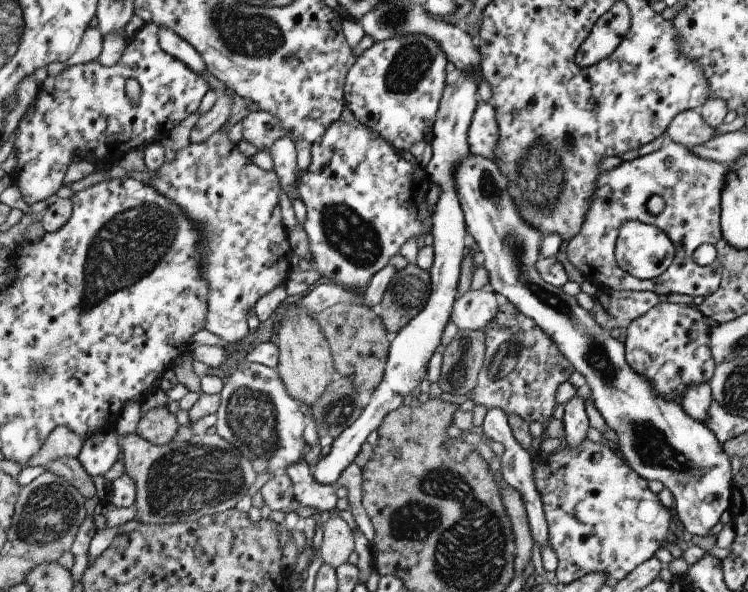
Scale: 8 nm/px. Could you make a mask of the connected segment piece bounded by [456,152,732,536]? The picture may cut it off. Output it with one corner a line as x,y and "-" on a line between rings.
470,152
456,172
456,185
469,234
474,237
479,250
484,254
484,266
489,276
490,287
499,296
506,296
519,310
535,320
542,330
552,336
565,359
572,364
573,370
581,374
585,380
585,390
589,392
593,406
603,418
606,428
615,432
619,440
619,448
616,451
640,478
645,481
659,481
664,488
669,489
675,502
675,513
685,531
698,536
708,536
710,528
719,522
721,514
730,504
730,460
723,454
721,443
715,439
705,424
692,420
685,414
679,403
659,398
651,390
649,382
629,368
628,362
624,359
624,344
611,338
609,330
600,328
593,315
578,306
575,298
569,297
563,287
555,287
542,278
537,267
537,262
541,258
541,250
538,250
538,247
545,236
537,227
520,217
520,210
510,193
510,180
495,161

